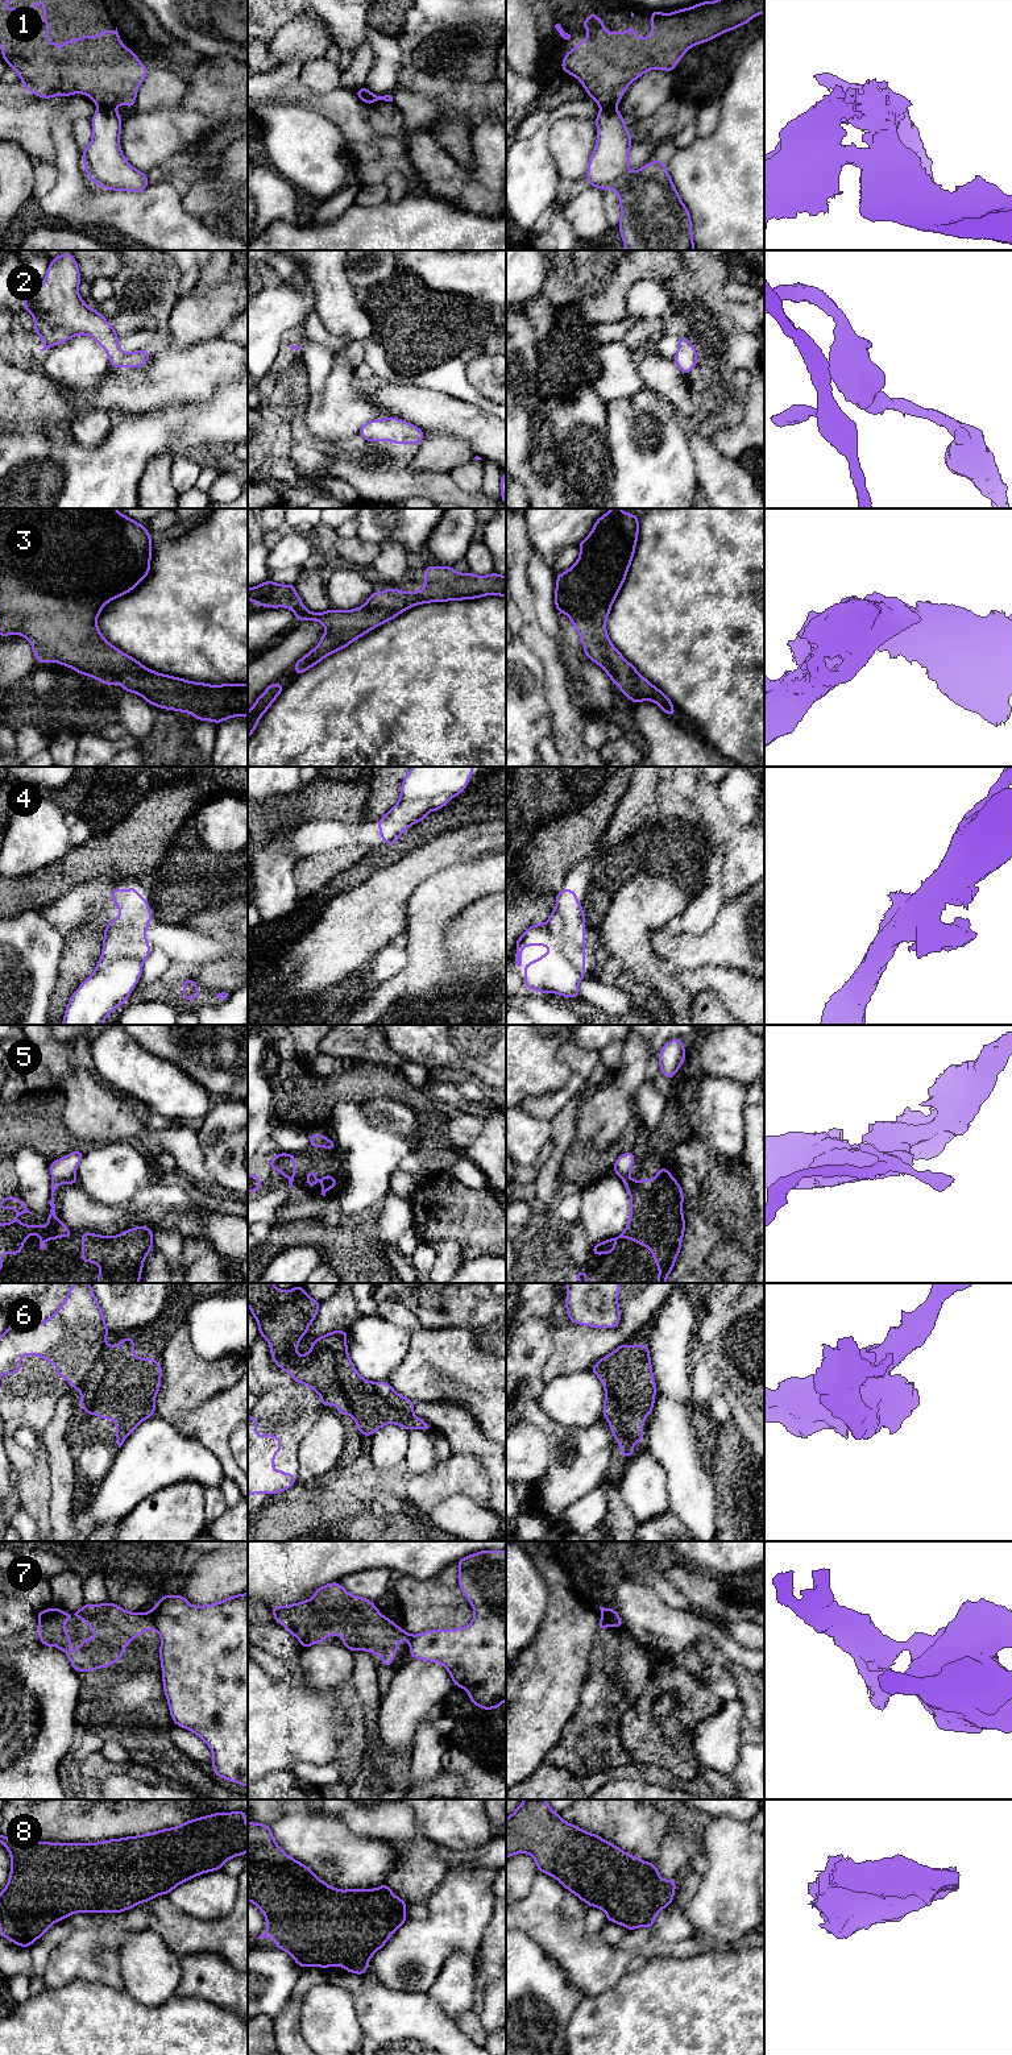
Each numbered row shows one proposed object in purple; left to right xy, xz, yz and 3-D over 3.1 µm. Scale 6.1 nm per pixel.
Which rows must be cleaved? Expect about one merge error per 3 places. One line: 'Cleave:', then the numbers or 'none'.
Cleave: 1, 5, 7

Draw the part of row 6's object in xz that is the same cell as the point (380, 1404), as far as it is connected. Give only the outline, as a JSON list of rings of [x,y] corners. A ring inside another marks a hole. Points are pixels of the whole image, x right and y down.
[[[248,1283],[248,1305],[258,1324],[260,1336],[270,1345],[273,1362],[295,1383],[312,1388],[323,1407],[336,1404],[337,1415],[352,1416],[362,1437],[372,1436],[385,1424],[397,1424],[407,1431],[430,1428],[414,1415],[415,1403],[394,1391],[389,1382],[366,1381],[358,1374],[348,1354],[347,1330],[332,1330],[315,1338],[306,1356],[296,1353],[320,1307],[320,1300],[312,1299],[300,1284],[283,1291],[273,1283]]]

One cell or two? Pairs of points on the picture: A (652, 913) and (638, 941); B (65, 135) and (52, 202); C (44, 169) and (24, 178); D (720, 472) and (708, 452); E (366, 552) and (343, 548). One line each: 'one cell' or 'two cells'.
A: one cell
B: one cell
C: two cells
D: one cell
E: one cell

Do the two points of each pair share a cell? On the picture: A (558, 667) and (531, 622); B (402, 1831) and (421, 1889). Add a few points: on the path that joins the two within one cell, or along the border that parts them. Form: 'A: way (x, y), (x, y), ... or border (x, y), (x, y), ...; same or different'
A: way (551, 656), (531, 632); same
B: way (413, 1846), (418, 1858), (418, 1875); same

